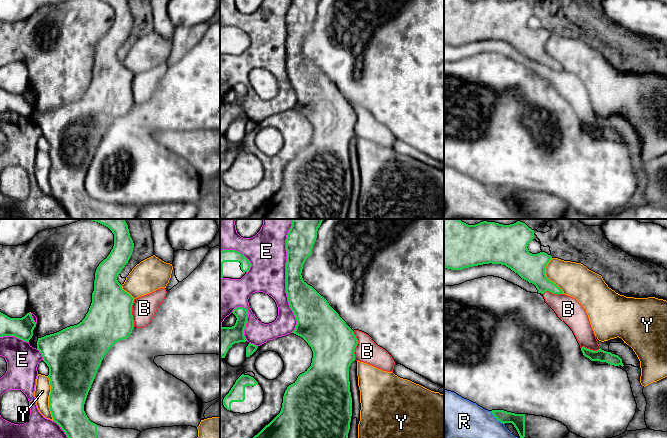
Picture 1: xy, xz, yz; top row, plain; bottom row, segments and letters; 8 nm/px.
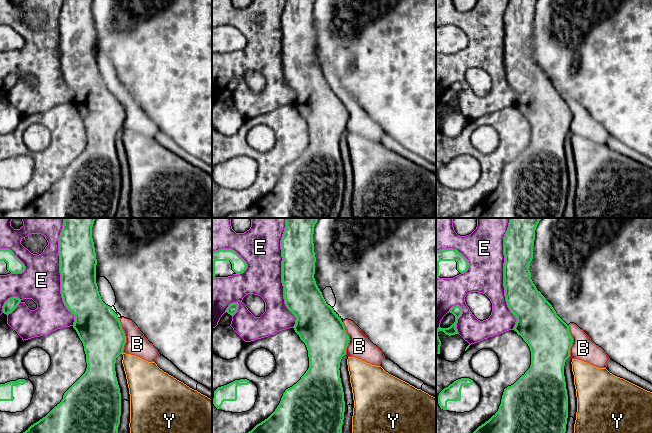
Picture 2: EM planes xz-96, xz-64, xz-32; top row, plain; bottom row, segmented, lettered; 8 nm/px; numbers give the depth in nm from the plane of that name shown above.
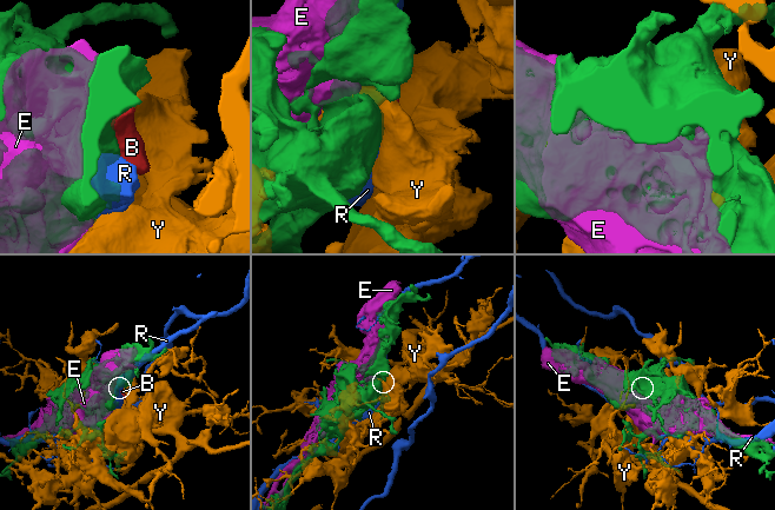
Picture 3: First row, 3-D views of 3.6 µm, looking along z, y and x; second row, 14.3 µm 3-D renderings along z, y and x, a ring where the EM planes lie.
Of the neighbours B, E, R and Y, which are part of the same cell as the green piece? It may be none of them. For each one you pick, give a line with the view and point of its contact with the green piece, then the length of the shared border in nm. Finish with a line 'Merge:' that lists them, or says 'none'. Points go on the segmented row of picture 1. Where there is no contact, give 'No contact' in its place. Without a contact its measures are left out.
B: Touches green at xz (356, 345). Shared border 240 nm
Merge: B

